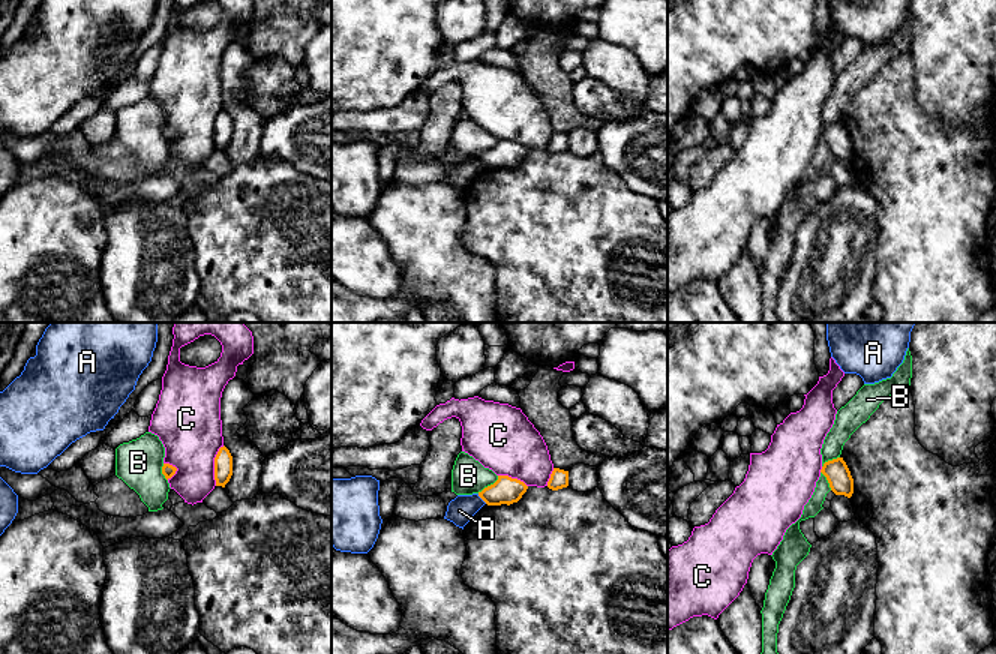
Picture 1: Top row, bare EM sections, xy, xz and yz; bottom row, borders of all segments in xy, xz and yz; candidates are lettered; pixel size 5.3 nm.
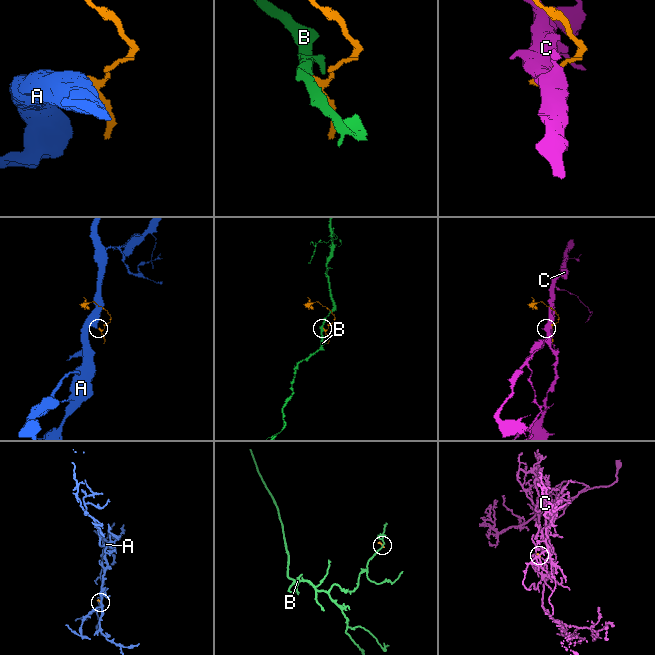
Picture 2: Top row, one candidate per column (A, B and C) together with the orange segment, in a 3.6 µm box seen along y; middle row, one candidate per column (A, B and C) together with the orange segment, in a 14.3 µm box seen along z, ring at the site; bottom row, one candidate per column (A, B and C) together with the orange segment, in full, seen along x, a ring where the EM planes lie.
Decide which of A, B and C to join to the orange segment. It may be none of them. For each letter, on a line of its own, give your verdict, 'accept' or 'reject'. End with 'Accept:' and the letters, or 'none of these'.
A: reject
B: reject
C: reject
Accept: none of these

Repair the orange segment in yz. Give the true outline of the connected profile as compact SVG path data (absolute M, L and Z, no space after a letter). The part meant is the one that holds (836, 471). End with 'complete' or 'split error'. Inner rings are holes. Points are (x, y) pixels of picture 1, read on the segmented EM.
M843 458L825 462L820 472L826 477L830 488L836 495L852 496L854 478Z; complete

